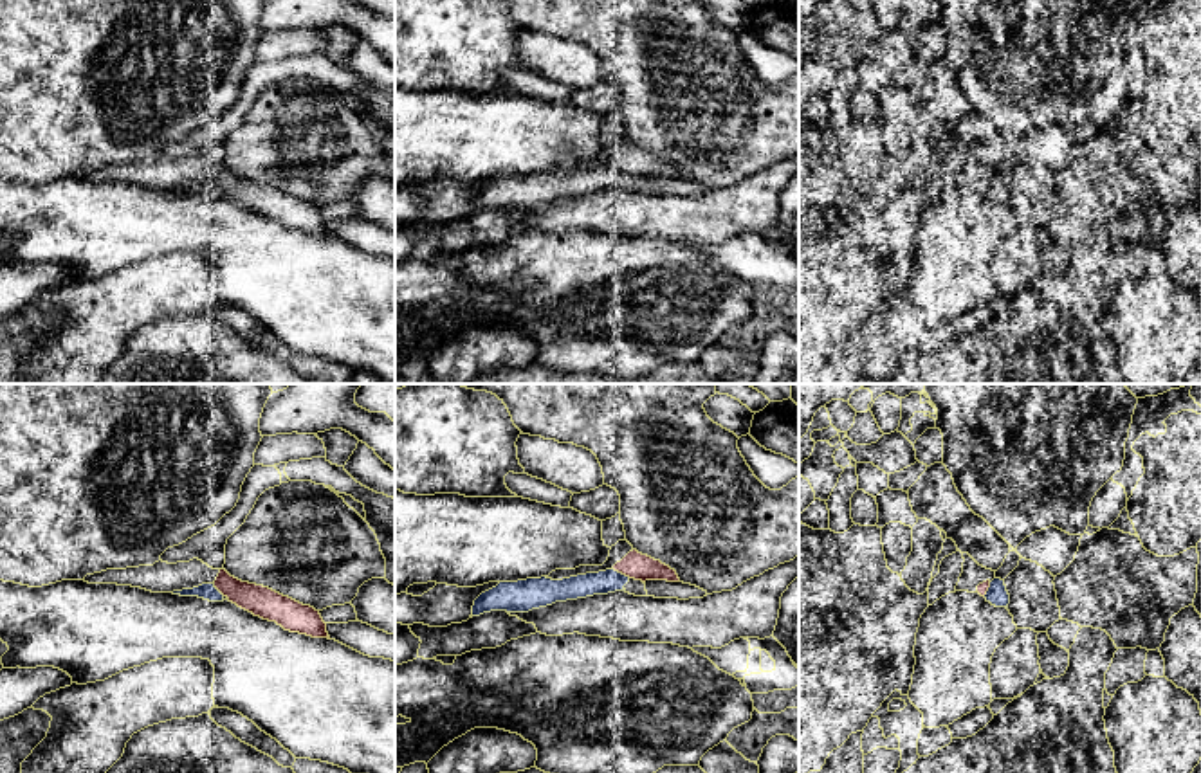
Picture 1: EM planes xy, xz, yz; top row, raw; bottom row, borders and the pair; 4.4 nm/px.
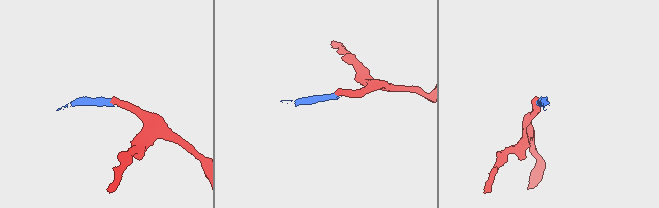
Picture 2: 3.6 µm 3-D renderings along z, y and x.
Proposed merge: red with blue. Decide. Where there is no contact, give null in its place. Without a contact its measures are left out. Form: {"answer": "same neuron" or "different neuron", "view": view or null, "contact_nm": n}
{"answer": "different neuron", "view": "xz", "contact_nm": 100}

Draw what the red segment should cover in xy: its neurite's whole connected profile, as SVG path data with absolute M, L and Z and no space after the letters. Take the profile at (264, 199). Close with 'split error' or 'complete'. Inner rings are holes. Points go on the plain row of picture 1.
M198 155L189 159L155 159L126 166L106 166L87 171L88 180L117 180L141 184L151 189L173 189L213 180L229 198L269 218L276 218L285 227L312 234L328 234L326 220L319 207L283 193L269 184L242 178L225 166L213 166Z; split error

